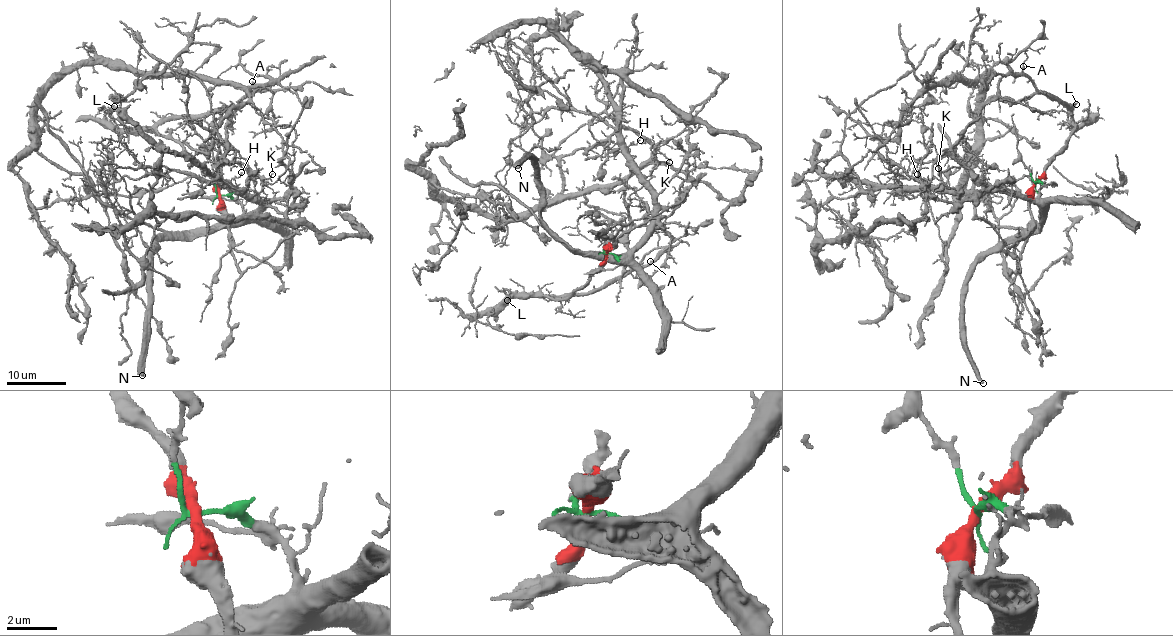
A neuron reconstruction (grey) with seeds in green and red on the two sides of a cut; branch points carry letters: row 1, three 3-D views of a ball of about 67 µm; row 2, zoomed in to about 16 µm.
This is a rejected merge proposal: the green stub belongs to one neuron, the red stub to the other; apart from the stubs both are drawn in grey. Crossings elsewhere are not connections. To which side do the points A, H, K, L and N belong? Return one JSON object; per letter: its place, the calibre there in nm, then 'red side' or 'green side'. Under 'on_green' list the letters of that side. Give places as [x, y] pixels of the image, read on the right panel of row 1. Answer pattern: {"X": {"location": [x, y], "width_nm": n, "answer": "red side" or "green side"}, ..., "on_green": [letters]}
{"A": {"location": [1023, 66], "width_nm": 160, "answer": "red side"}, "H": {"location": [917, 174], "width_nm": 140, "answer": "green side"}, "K": {"location": [938, 168], "width_nm": 80, "answer": "green side"}, "L": {"location": [1076, 104], "width_nm": 100, "answer": "red side"}, "N": {"location": [983, 383], "width_nm": 600, "answer": "green side"}, "on_green": ["H", "K", "N"]}

